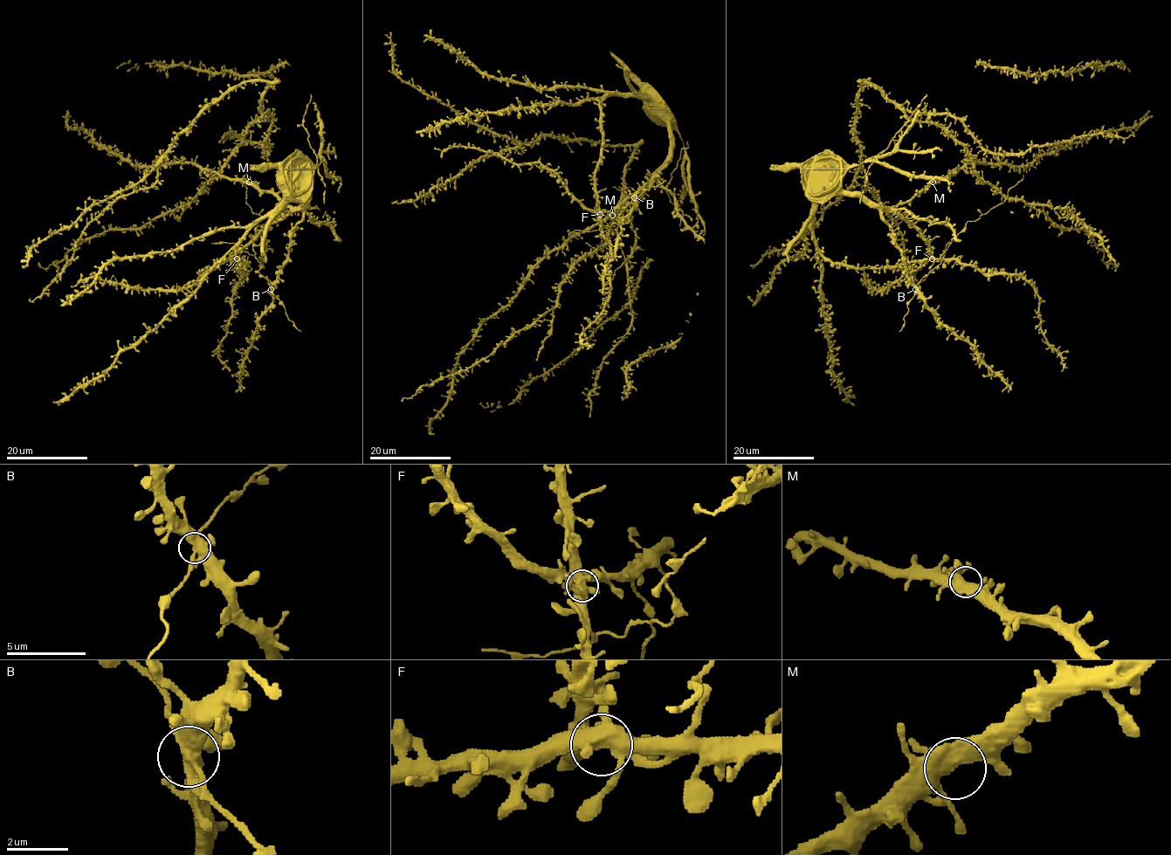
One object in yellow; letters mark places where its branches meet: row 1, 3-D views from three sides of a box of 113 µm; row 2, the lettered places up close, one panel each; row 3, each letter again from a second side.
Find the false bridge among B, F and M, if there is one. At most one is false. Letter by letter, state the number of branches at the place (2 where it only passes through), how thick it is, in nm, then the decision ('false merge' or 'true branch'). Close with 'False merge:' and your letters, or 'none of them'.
B: 5 branches meet; 480 nm thick; true branch
F: 5 branches meet; 480 nm thick; true branch
M: 5 branches meet; 480 nm thick; true branch
False merge: none of them

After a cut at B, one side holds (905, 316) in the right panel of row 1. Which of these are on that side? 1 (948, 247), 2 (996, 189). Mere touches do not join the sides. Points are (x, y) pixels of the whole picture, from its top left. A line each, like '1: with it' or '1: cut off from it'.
1: with it
2: cut off from it

